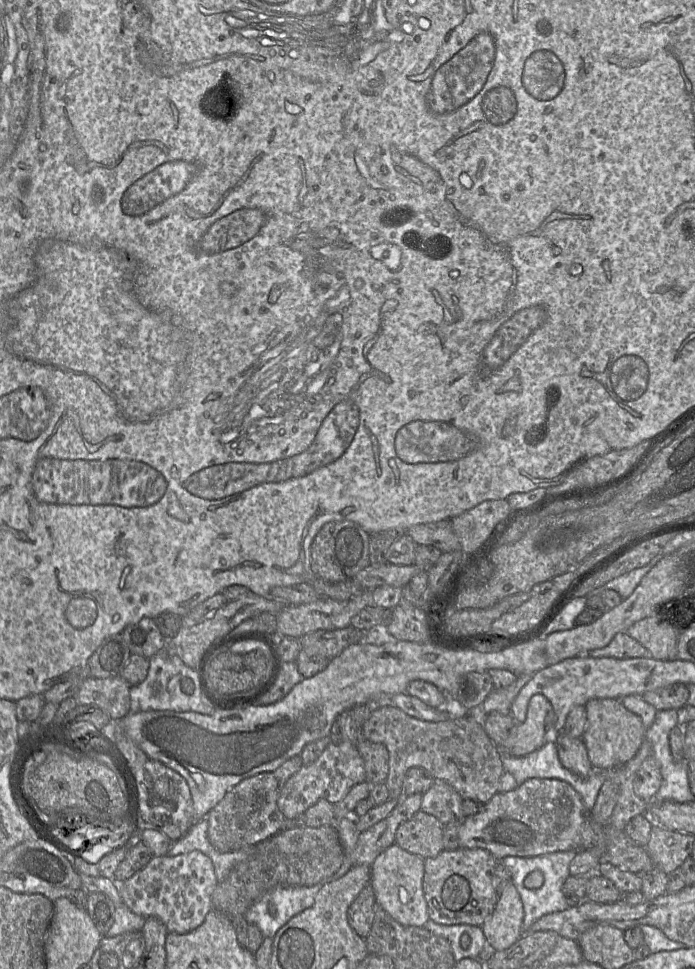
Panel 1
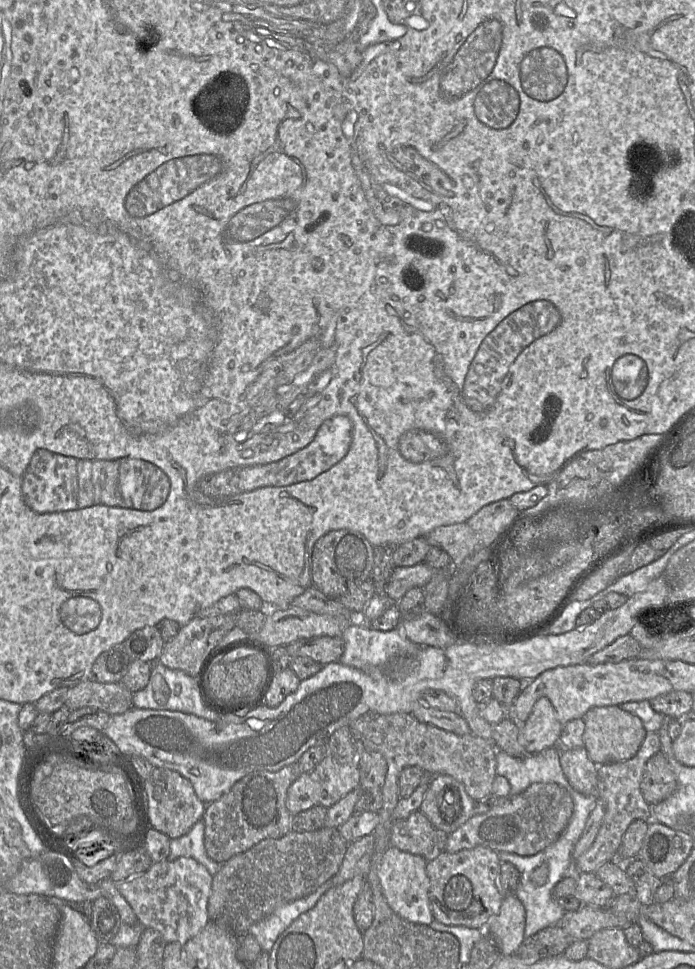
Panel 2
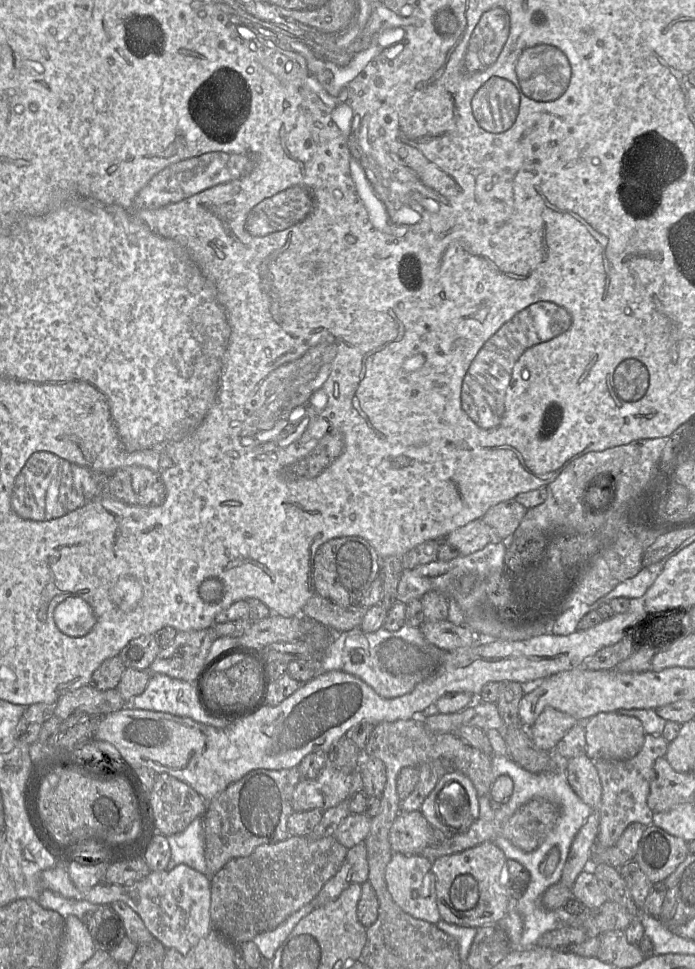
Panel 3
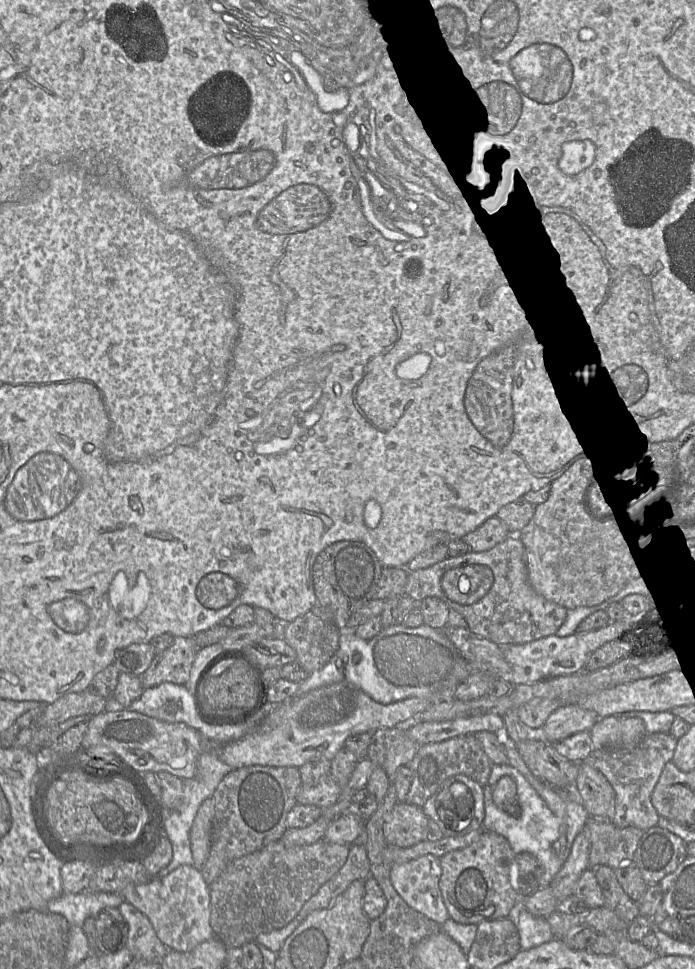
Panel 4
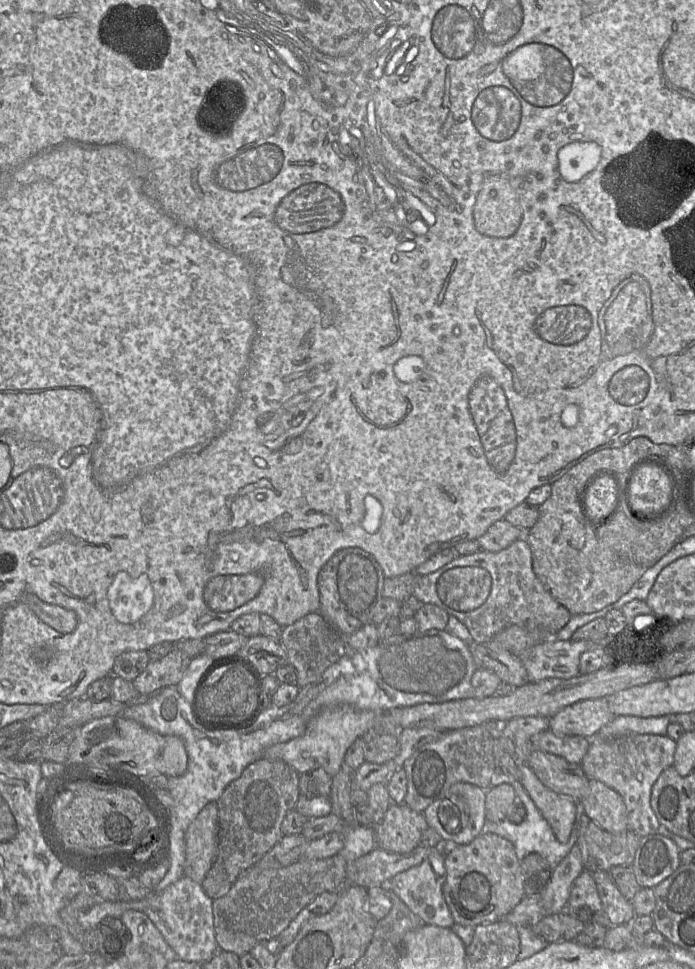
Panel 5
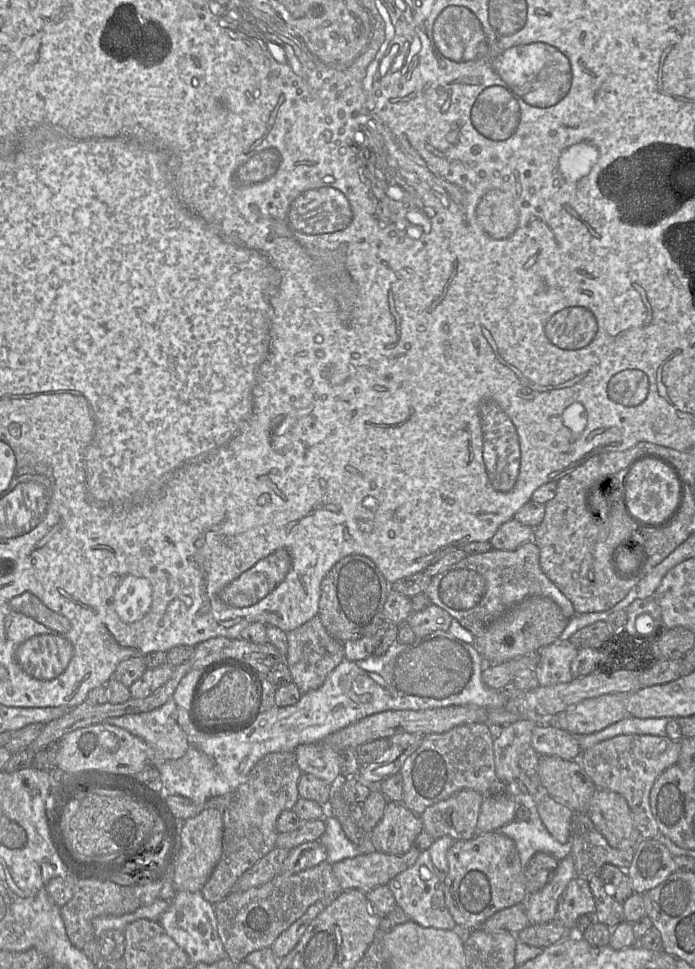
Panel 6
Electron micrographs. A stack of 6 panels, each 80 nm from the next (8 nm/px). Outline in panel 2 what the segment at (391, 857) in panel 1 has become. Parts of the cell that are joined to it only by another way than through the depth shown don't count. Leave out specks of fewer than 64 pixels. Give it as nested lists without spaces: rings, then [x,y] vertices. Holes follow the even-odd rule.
[[[391,845],[383,855],[378,877],[382,893],[396,914],[409,922],[429,925],[434,921],[434,917],[428,897],[430,881],[426,873],[426,864],[425,857],[403,852]]]

